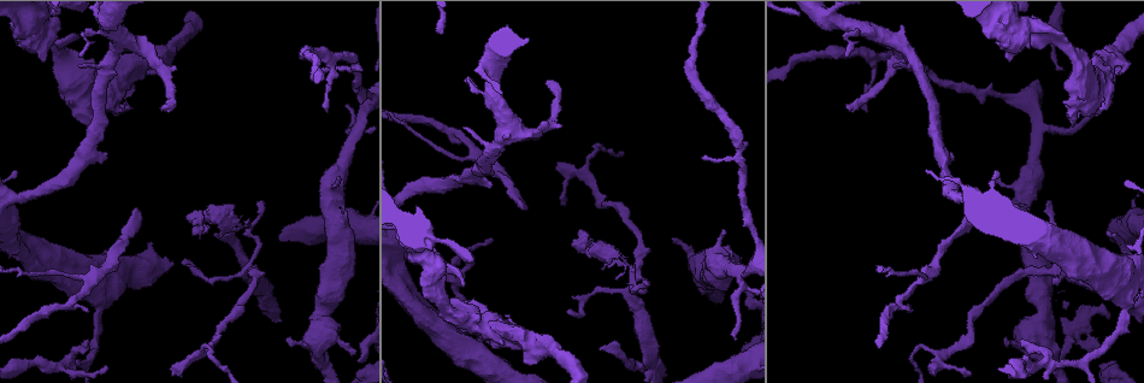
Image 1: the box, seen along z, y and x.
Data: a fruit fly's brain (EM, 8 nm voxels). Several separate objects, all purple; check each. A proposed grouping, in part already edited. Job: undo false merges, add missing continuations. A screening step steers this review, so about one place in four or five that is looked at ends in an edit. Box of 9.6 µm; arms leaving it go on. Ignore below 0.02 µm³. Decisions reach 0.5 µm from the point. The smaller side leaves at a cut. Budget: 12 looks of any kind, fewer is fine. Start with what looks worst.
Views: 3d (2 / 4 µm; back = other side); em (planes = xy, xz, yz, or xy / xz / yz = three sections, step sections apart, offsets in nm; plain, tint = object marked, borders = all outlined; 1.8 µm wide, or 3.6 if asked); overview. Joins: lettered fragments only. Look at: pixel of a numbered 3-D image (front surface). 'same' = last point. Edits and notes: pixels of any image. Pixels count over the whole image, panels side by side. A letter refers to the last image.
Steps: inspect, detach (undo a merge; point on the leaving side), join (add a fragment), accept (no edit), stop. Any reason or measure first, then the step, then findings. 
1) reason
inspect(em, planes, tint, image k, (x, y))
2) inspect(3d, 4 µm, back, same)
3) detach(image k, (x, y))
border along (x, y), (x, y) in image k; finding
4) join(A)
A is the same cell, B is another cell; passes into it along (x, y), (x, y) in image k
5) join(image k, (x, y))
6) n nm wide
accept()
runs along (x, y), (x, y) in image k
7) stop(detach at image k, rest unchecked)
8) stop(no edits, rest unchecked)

inspect(3d, 2 µm, image 1, (703, 157))

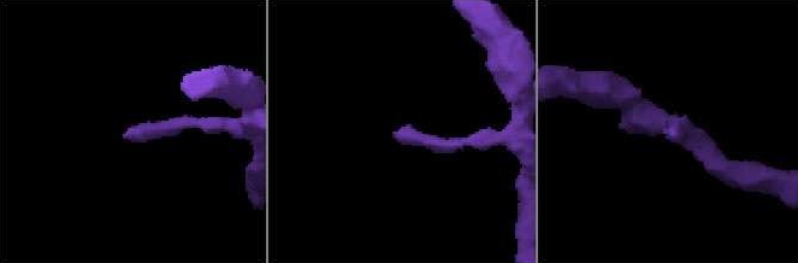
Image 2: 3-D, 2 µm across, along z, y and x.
inspect(em, planes, borders, image 2, (672, 138))

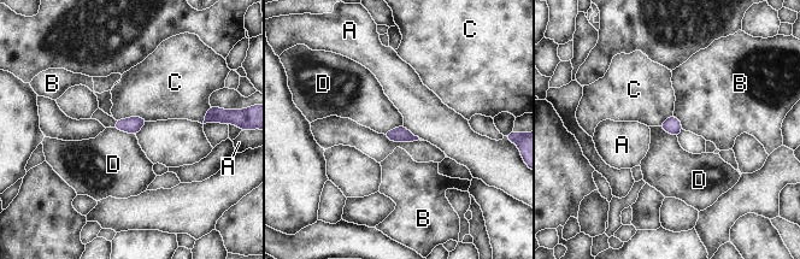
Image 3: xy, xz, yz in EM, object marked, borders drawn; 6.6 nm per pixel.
100 nm wide
accept()
A, B, C and D are other cells; border along (112, 128), (128, 131), (135, 136) in image 3; no lettered fragment goes on from it

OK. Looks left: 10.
sharp bend
inspect(3d, 2 µm, back, image 1, (944, 350))

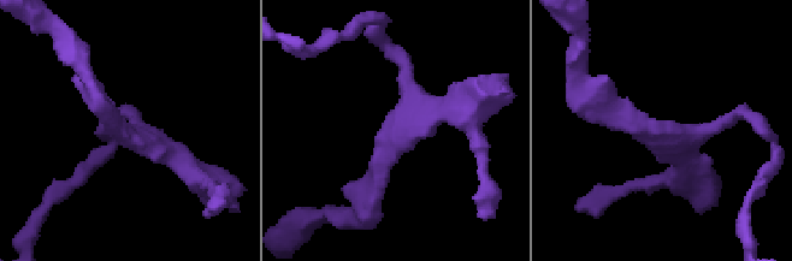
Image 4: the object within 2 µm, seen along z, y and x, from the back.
3 arms
inspect(em, xz, step 16, tint, image 4, (675, 133))

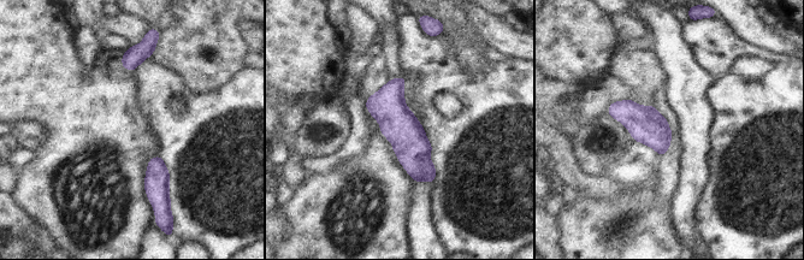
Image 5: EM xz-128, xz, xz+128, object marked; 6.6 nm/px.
another direction
inspect(em, planes, borders, same)

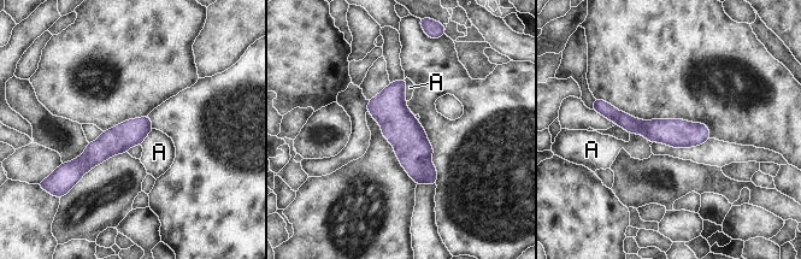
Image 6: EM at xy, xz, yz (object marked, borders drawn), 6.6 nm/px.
A touches over 160 nm
accept()
A is another cell; runs along (601, 110), (651, 130), (706, 135) in image 6; continuous, no second neuron

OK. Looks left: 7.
branch stops here
inspect(em, xy, step 16, tint, image 1, (359, 361))

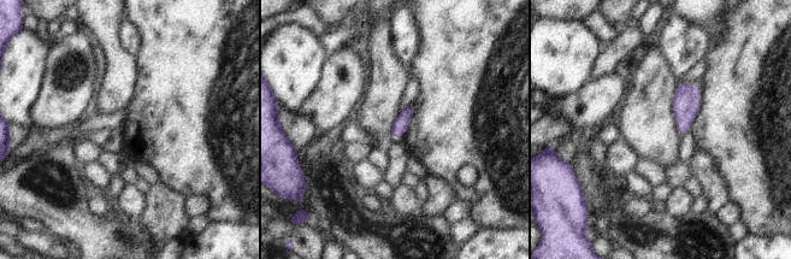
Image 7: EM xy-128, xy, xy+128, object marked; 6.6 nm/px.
cut it another way
inspect(em, planes, borders, same)

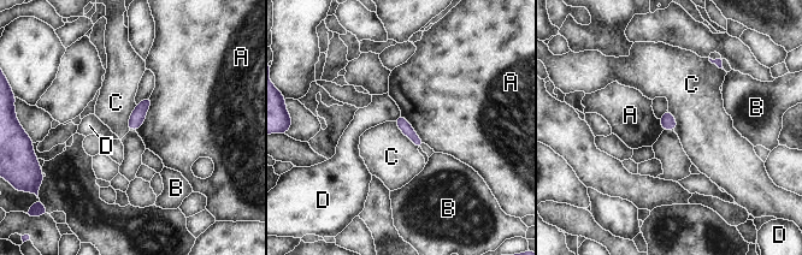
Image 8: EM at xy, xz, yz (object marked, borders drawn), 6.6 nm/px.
accept()
A, B, C and D are other cells; no lettered fragment goes on from it

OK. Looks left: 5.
branch stops here
inspect(em, planes, borders, image 1, (216, 234))

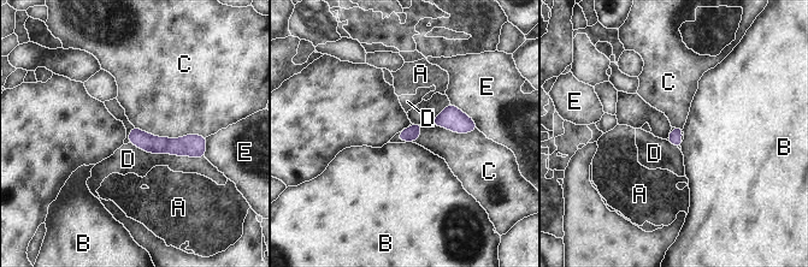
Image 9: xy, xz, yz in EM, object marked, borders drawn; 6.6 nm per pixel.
accept()
A, B, C, D and E are other cells; border along (135, 126), (155, 136), (205, 137) in image 9; none of them fits

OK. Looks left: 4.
branch point
inspect(3d, 2 µm, image 1, (95, 275))

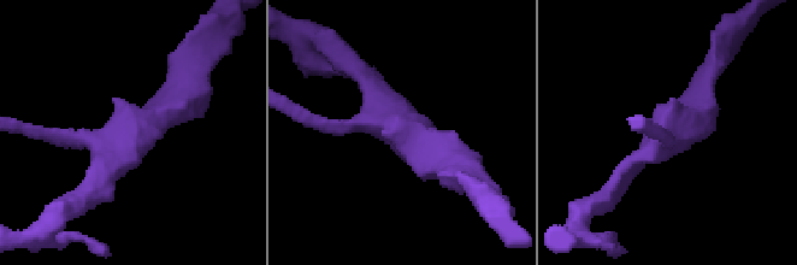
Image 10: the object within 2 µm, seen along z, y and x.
now the EM
inspect(em, yz, step 16, plain, image 10, (126, 135))

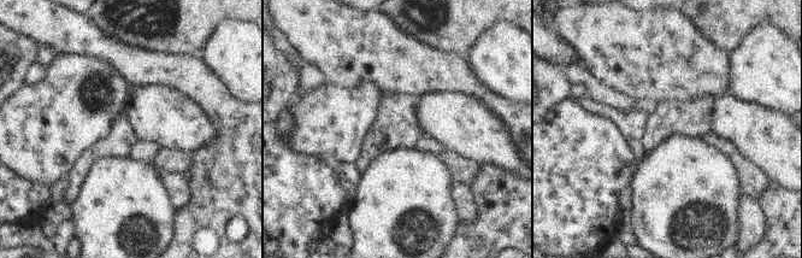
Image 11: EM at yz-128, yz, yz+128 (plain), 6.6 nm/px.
see the neighbours
inspect(em, yz, step 16, borders, same)

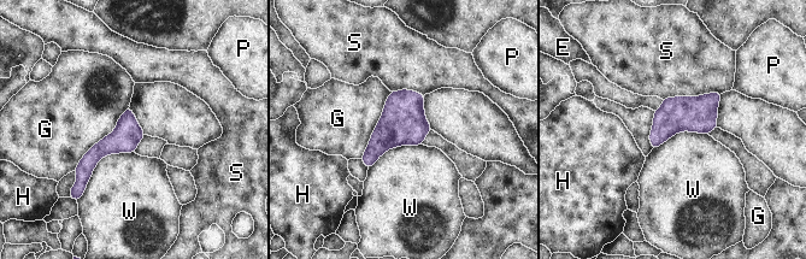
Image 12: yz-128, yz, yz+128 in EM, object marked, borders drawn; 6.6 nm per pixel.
190 nm wide
accept()
E, G, H, P, S and W are other cells; runs along (129, 113), (128, 125), (80, 170) in image 12; all the same neuron

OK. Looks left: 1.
stop(no edits, rest unchecked)

